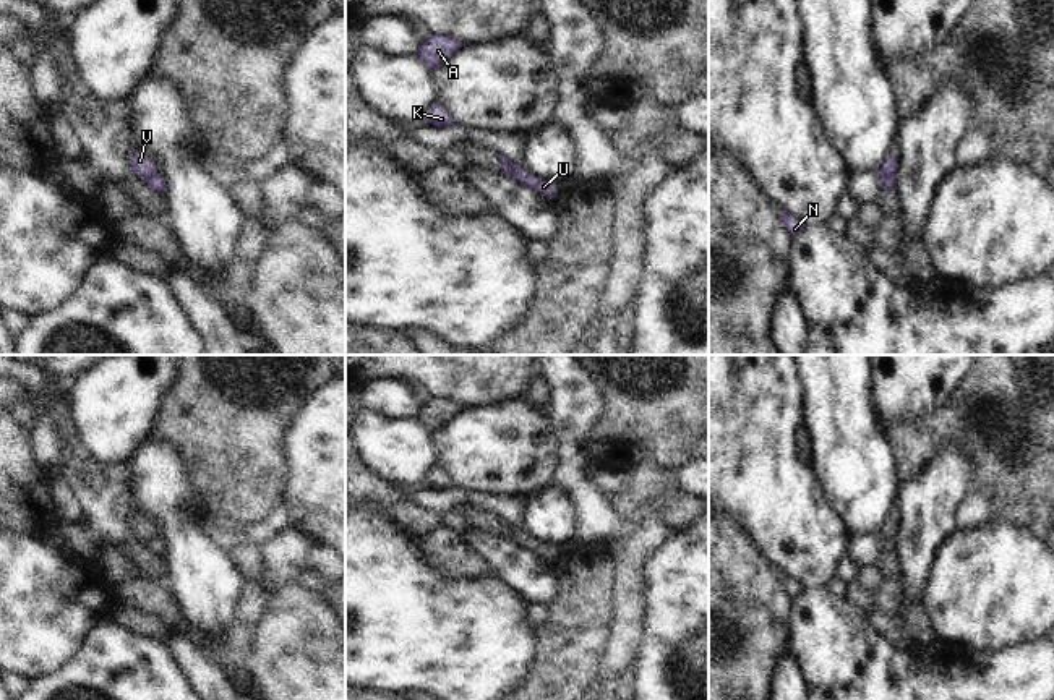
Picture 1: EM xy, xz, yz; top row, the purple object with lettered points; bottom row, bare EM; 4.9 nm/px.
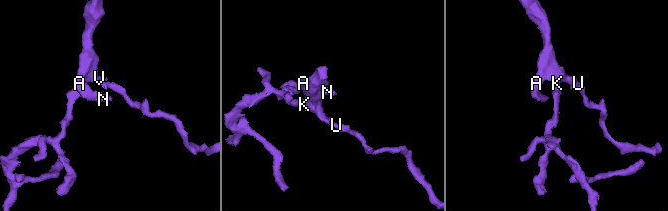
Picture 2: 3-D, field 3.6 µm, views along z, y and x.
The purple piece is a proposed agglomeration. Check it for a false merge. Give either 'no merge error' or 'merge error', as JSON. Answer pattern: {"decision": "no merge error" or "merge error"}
{"decision": "merge error"}

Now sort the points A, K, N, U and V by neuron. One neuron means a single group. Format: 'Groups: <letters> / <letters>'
Groups: A K N V / U.

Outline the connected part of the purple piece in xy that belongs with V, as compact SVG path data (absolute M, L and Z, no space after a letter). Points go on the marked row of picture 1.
M143 152L130 154L130 170L143 181L148 181L152 175L157 173L156 164Z

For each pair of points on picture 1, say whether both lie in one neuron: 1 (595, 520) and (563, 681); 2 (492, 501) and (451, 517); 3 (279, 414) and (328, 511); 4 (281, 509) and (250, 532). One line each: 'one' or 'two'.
1: two
2: two
3: two
4: one

